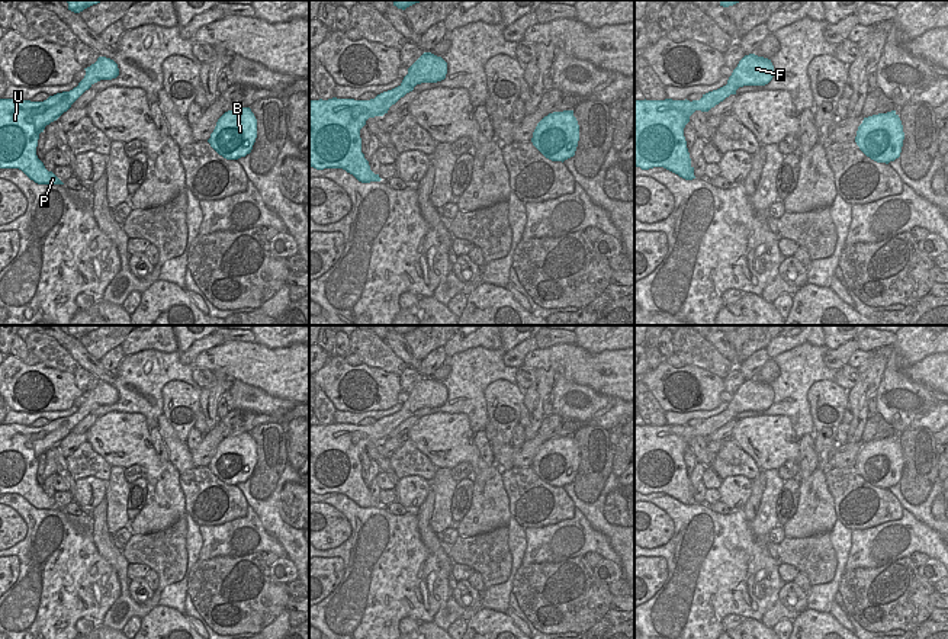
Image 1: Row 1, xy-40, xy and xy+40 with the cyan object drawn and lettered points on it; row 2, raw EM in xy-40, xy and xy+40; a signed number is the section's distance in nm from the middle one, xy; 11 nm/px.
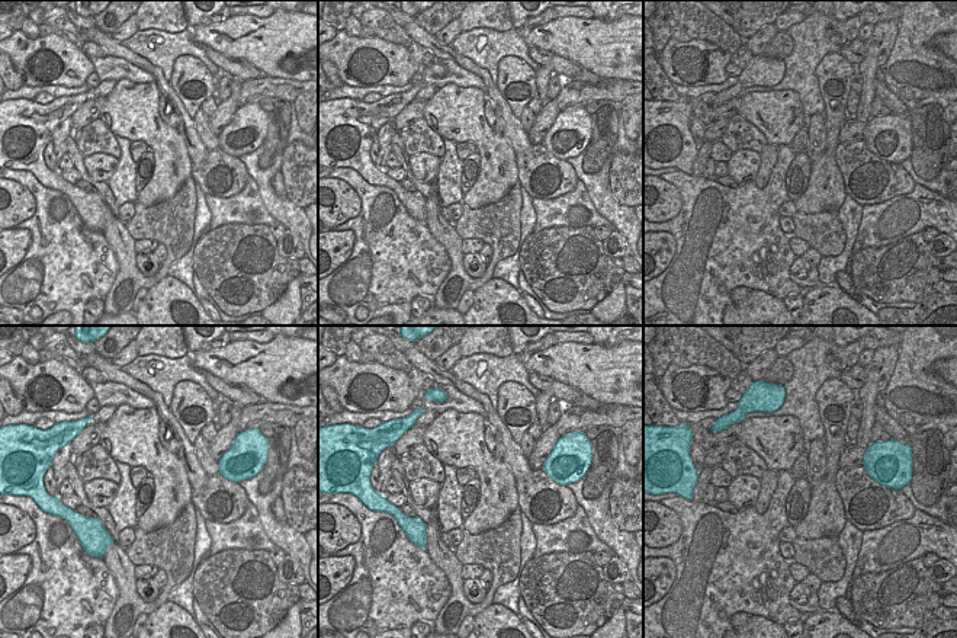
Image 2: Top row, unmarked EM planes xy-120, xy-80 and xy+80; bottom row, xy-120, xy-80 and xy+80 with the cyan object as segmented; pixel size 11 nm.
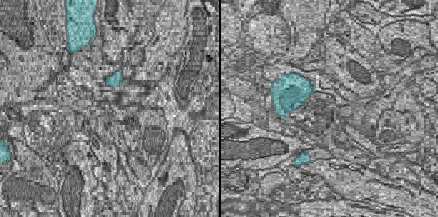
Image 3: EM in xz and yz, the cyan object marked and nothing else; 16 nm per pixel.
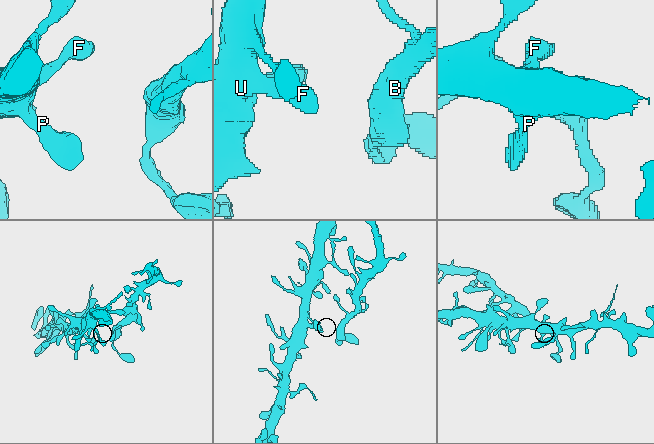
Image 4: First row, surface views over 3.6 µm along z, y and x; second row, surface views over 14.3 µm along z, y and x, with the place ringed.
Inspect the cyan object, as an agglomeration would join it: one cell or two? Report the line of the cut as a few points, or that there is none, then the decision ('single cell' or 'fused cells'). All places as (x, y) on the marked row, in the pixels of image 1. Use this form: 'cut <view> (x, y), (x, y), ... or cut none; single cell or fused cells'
cut none; single cell

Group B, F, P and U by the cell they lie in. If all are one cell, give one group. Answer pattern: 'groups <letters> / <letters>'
groups B F P U

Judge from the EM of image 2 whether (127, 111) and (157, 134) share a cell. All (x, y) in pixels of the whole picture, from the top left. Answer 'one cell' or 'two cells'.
one cell

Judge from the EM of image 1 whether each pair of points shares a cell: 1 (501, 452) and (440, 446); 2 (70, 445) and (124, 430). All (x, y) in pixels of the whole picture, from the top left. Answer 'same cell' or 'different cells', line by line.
1: different cells
2: different cells

